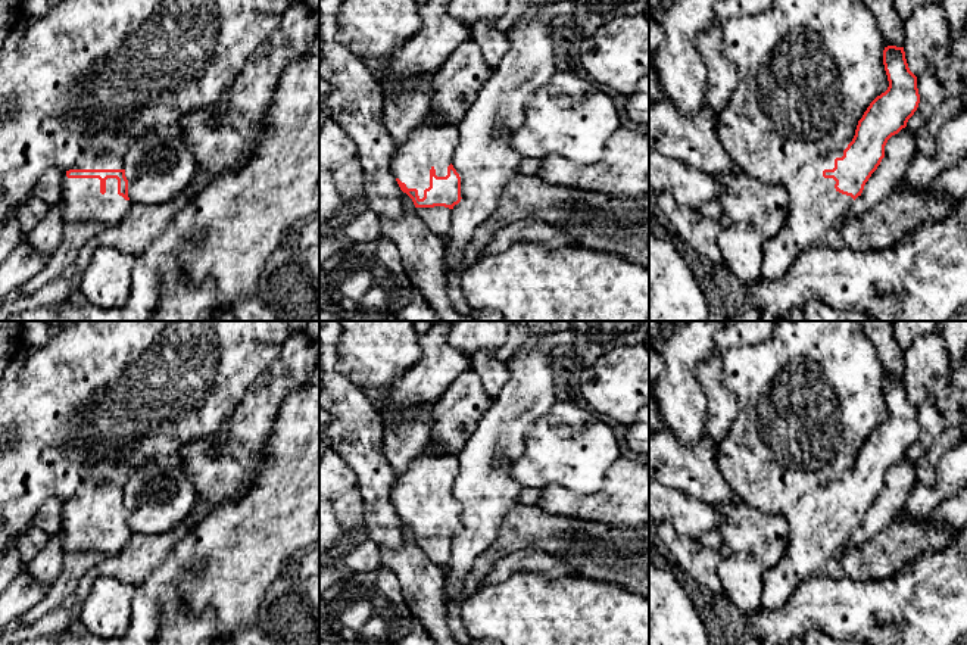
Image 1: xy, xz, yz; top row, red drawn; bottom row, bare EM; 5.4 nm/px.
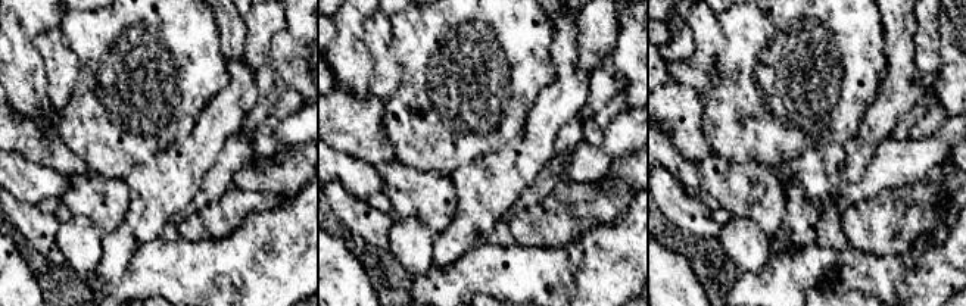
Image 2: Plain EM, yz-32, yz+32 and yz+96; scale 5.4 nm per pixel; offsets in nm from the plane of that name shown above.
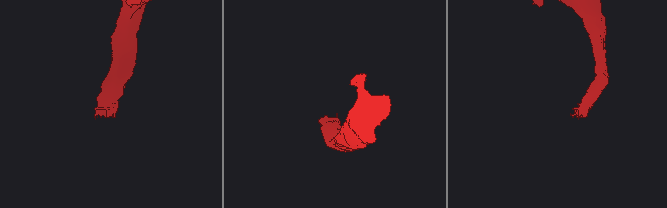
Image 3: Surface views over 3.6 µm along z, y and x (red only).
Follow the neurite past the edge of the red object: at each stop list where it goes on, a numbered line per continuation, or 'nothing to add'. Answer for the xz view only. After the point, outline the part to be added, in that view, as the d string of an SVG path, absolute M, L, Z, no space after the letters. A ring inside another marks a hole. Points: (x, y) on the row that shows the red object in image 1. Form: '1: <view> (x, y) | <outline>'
1: xz (426, 146) | M418 125L405 143L397 144L390 161L392 174L408 188L417 188L422 199L430 187L430 169L434 168L437 177L446 177L458 141L456 125Z

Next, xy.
1: xy (81, 201) | M62 172L60 211L65 224L102 222L109 228L119 225L130 214L132 202L118 194L118 180L106 180L106 193L100 193L99 178L68 178Z

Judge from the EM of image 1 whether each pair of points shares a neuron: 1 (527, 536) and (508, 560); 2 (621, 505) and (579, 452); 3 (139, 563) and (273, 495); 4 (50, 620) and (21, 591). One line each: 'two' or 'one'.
1: two
2: two
3: two
4: two

